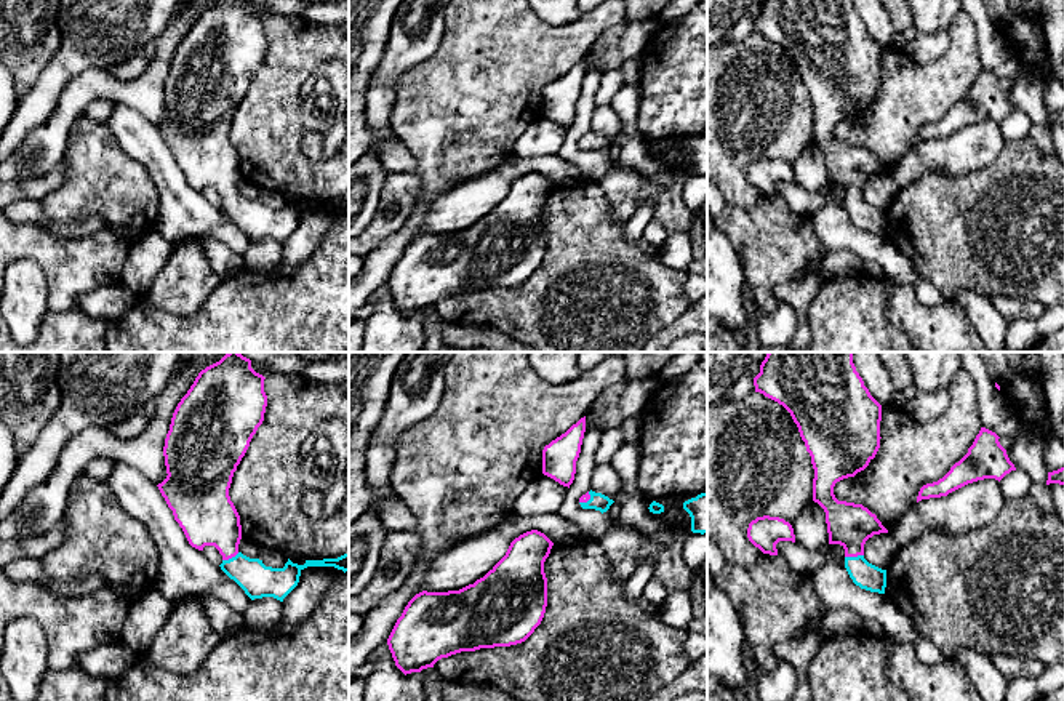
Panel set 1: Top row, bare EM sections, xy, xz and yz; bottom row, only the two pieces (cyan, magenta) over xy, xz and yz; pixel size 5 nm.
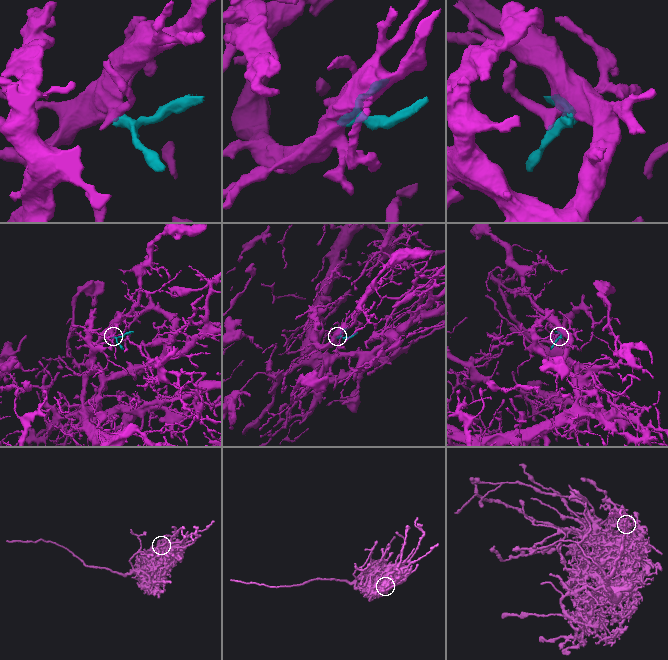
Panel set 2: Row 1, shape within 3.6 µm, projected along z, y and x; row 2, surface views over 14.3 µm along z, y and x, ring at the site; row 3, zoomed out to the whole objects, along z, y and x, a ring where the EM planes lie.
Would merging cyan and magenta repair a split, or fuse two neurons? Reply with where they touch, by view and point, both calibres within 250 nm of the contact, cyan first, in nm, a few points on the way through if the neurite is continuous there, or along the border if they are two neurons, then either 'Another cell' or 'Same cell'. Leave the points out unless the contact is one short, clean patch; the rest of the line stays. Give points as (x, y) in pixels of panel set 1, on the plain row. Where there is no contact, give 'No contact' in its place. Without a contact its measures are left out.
Touches cyan at yz (853, 199). Thickness 130 nm (cyan) against 220 nm. Path across: yz (868, 218), (853, 199), (850, 167). Same cell

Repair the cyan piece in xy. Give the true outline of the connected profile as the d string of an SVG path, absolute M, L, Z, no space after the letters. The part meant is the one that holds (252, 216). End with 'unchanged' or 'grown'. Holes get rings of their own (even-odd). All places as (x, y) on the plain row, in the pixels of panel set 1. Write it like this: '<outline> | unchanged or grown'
M221 0L202 11L173 54L163 88L168 117L157 128L192 189L203 192L205 187L214 187L222 197L221 211L251 242L274 238L283 243L307 208L334 208L349 213L349 194L338 200L306 202L304 206L288 200L283 210L272 210L238 192L242 166L229 130L237 107L264 62L267 48L264 21L251 10L250 0Z | grown

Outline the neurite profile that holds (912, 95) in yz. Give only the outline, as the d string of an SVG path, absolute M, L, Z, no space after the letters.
M965 10L955 16L947 32L947 51L931 62L917 61L910 50L899 51L890 46L882 48L882 80L875 99L854 118L837 123L834 128L835 139L838 142L862 146L877 157L890 174L917 144L920 130L942 120L950 109L968 94L968 90L982 69L978 48L978 30Z

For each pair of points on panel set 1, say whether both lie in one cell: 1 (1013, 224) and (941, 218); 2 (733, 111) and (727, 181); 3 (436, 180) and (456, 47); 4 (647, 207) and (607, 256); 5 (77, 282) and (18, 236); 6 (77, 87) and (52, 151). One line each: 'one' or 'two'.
1: one
2: one
3: one
4: two
5: one
6: one

